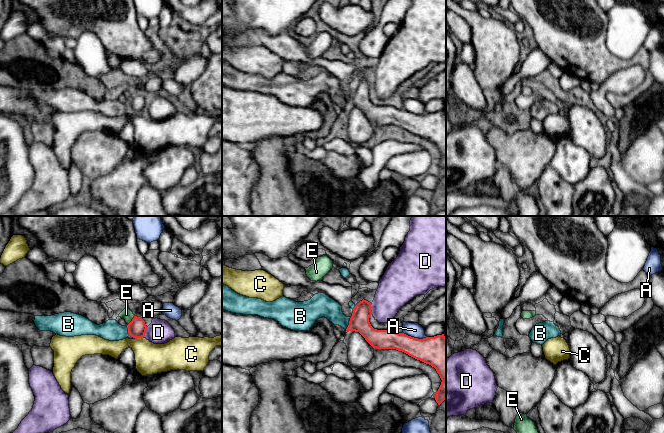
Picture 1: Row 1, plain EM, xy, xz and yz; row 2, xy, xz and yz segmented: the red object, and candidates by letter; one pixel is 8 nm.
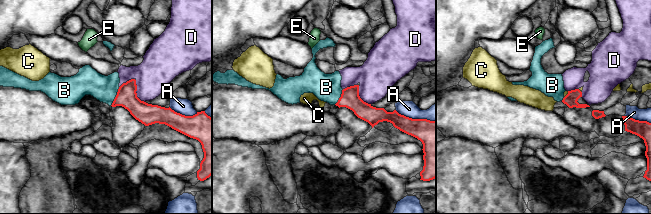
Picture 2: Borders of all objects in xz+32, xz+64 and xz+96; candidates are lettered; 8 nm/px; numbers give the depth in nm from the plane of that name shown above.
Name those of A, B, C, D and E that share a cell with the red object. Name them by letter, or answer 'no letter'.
B

